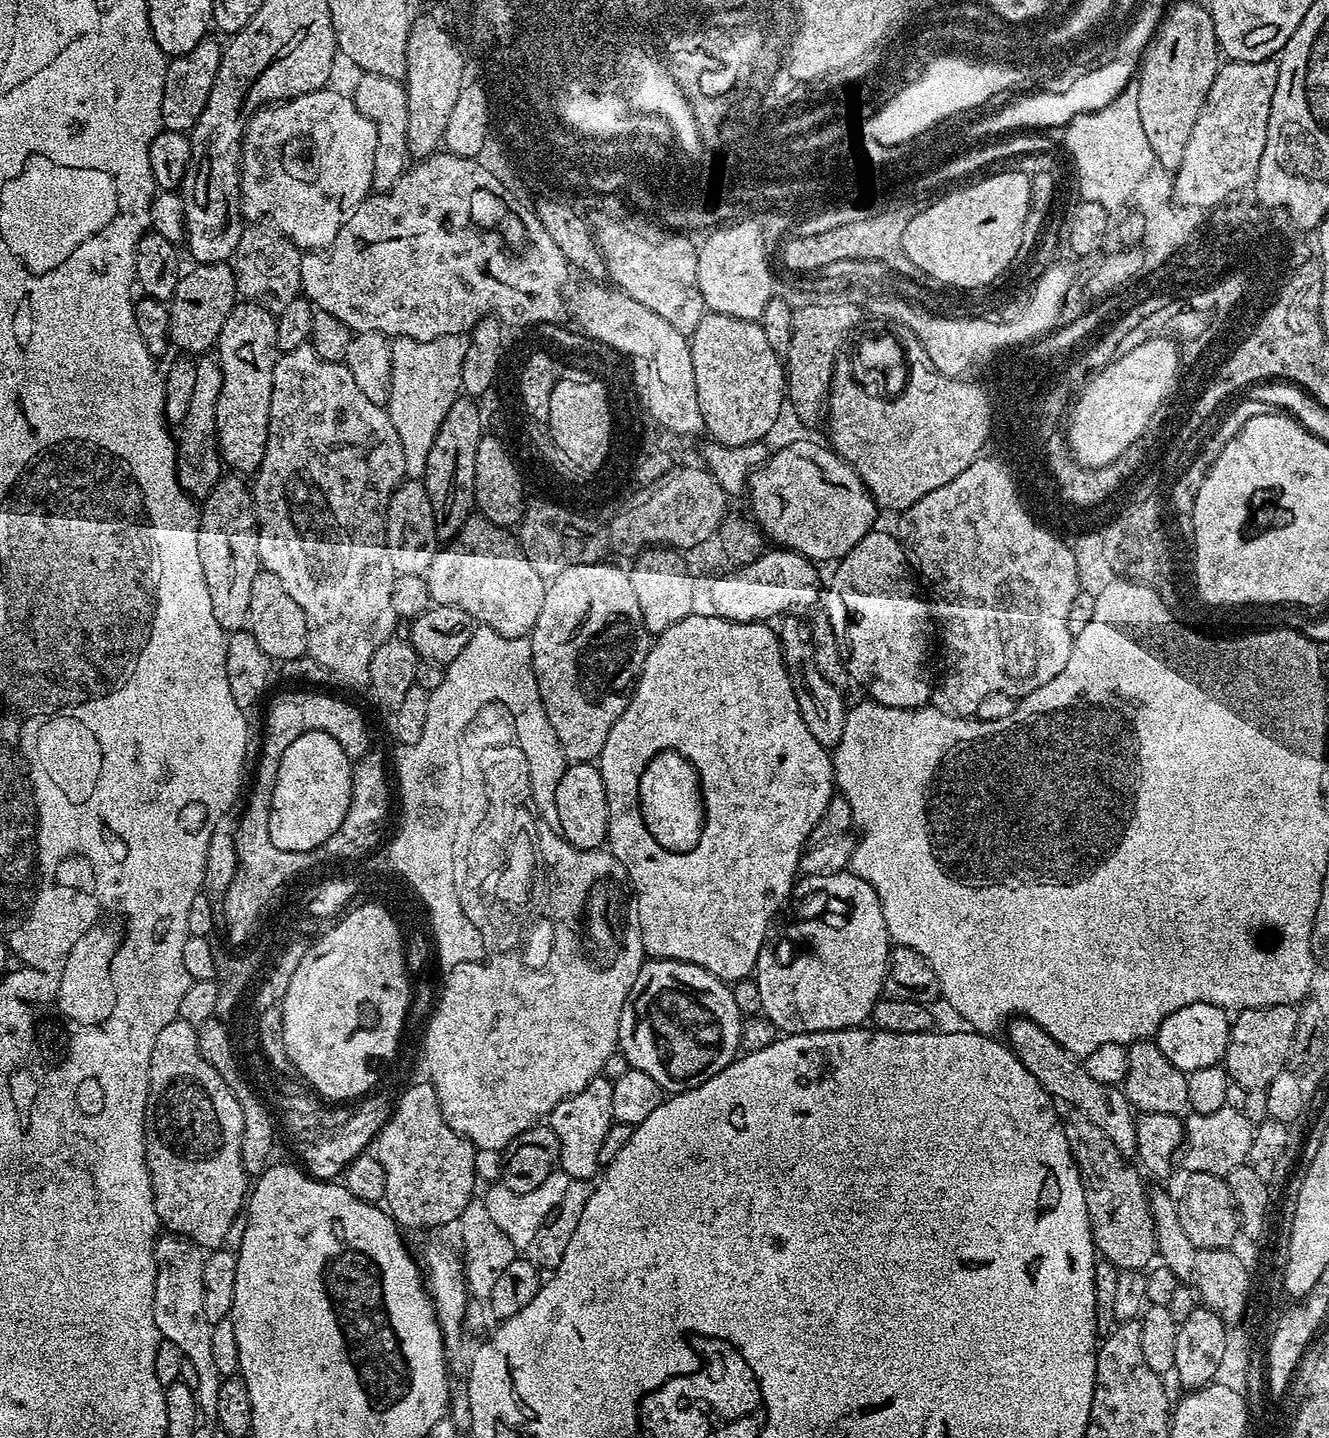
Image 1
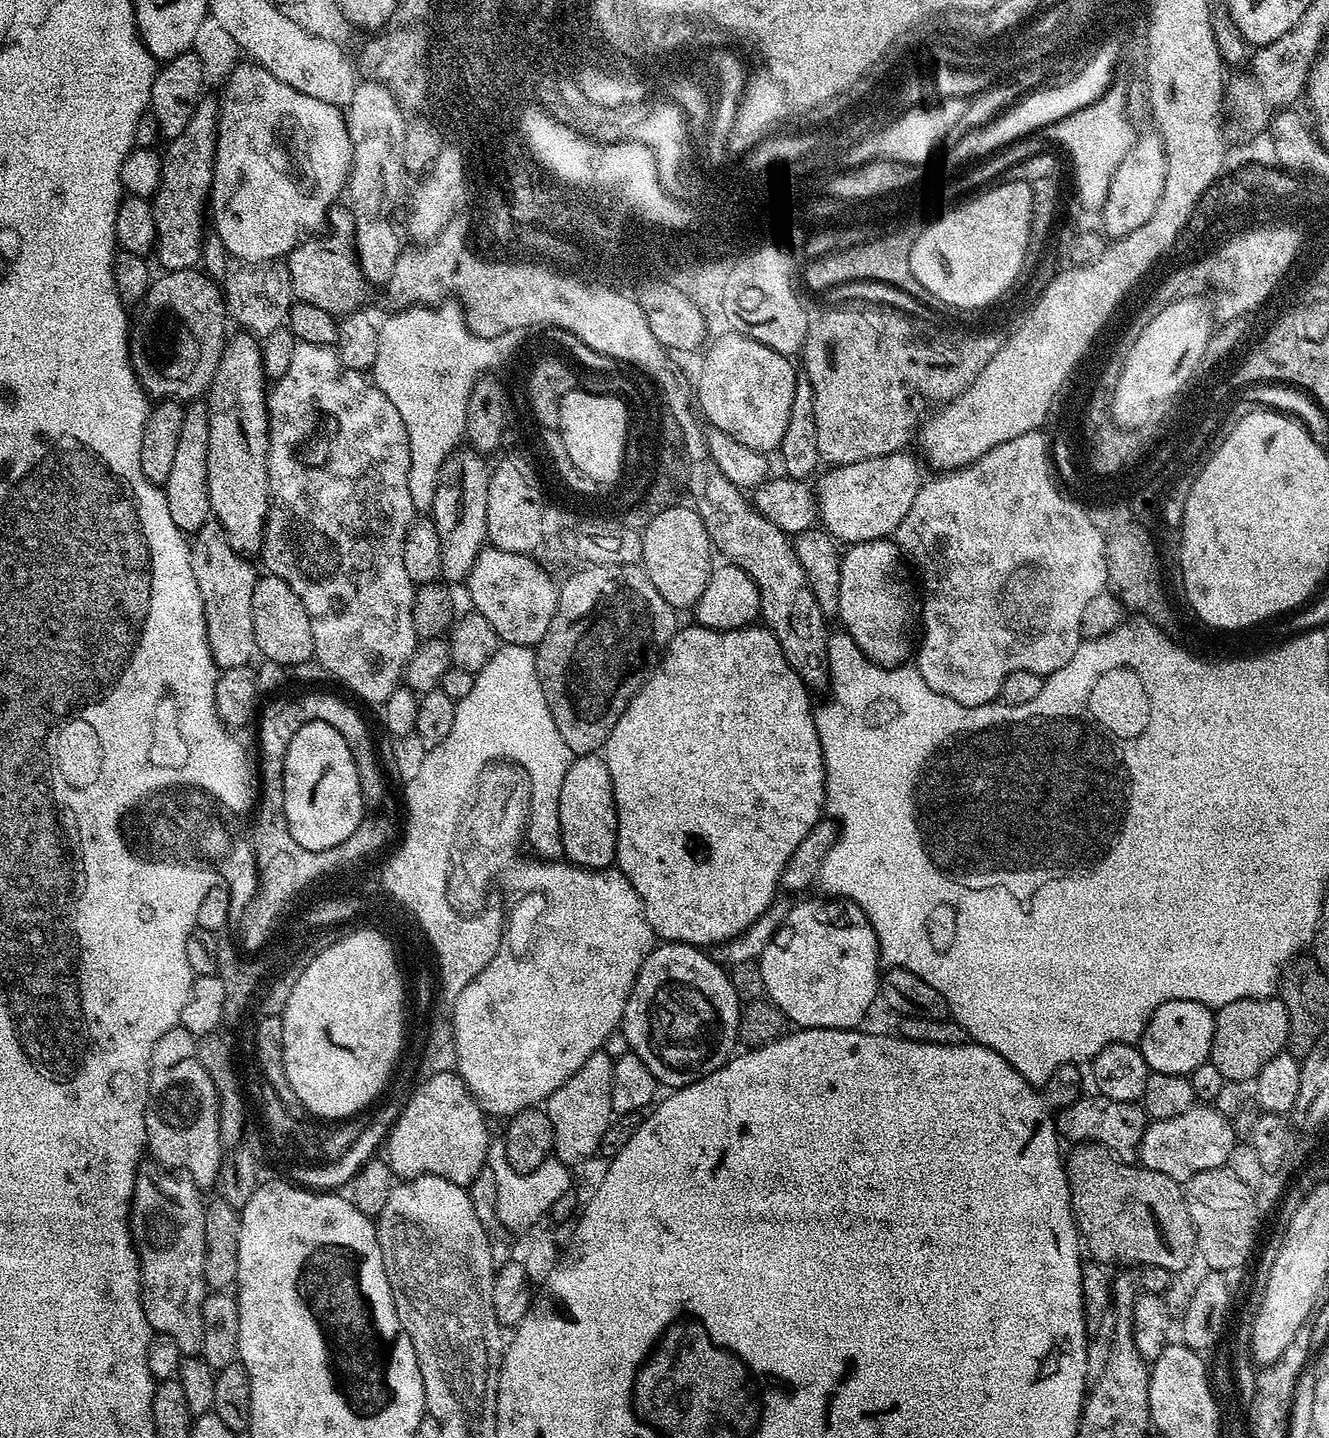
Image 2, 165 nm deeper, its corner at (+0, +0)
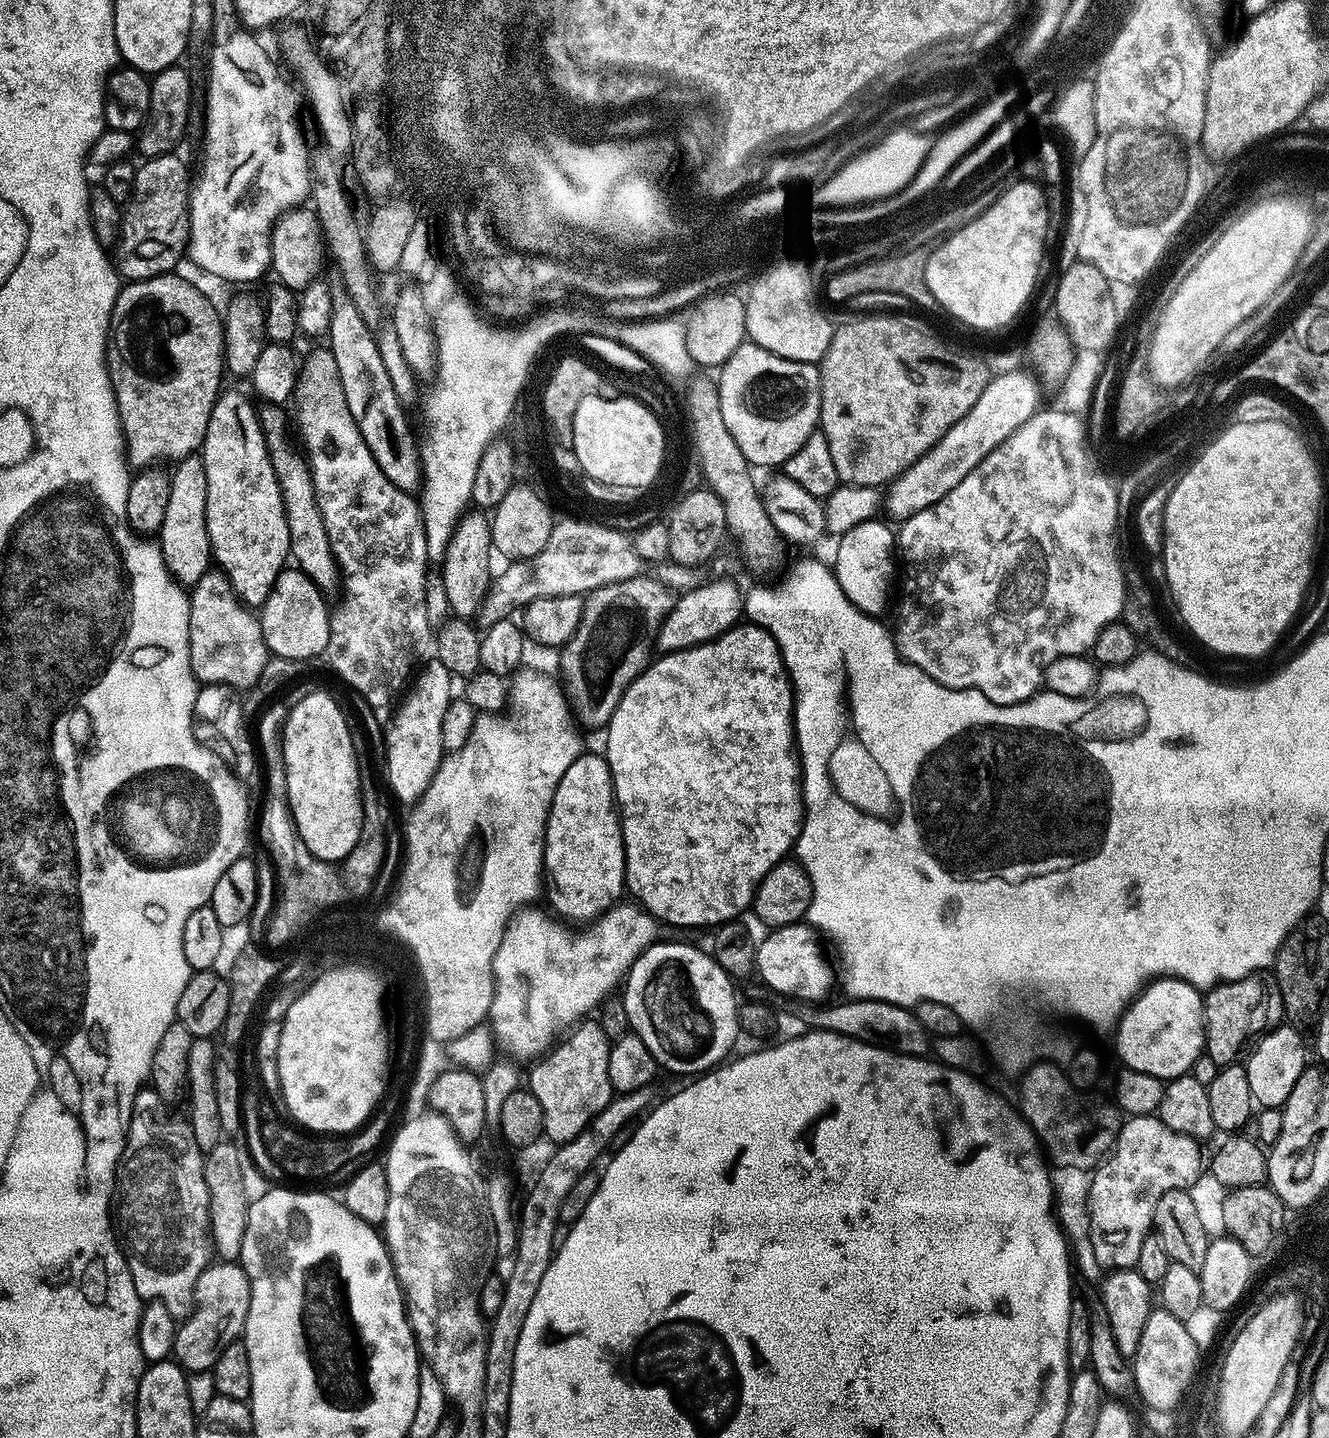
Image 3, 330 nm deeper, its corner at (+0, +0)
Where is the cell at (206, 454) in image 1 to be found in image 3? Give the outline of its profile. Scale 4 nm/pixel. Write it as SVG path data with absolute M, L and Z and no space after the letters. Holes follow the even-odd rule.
M193 454L175 461L170 475L170 503L166 506L166 518L158 533L158 547L168 572L181 586L191 586L213 567L210 534L206 530L206 466L204 457Z

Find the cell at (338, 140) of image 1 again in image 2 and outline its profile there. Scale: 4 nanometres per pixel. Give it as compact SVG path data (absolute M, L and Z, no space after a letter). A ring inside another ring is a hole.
M237 63L223 81L210 216L216 219L214 233L222 240L229 257L262 262L281 259L309 234L319 233L325 227L329 210L339 201L336 199L340 192L342 196L345 191L354 161L348 122L340 106L300 93L262 67L251 67Z

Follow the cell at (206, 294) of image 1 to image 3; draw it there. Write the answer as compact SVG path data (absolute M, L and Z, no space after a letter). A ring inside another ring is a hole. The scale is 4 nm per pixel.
M173 274L134 280L121 287L116 299L110 325L110 352L120 360L136 360L140 356L140 348L144 347L148 347L150 355L161 356L168 365L157 372L152 368L144 369L140 364L112 362L108 365L128 463L136 470L160 462L160 459L169 462L183 460L203 449L212 407L222 391L220 379L226 376L224 322L202 293Z

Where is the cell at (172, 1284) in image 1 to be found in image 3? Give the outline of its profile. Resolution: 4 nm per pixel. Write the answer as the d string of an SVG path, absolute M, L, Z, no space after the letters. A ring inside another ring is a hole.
M145 1086L136 1095L136 1101L132 1107L132 1121L128 1127L128 1135L124 1142L124 1153L120 1155L118 1165L118 1191L115 1193L114 1200L114 1231L118 1237L118 1243L127 1259L128 1269L134 1278L134 1290L138 1290L141 1301L151 1302L157 1300L166 1306L166 1310L177 1320L183 1322L188 1319L192 1312L194 1297L196 1294L196 1283L209 1264L214 1260L214 1249L212 1247L212 1227L210 1226L210 1214L208 1213L208 1203L210 1194L206 1190L206 1178L204 1177L204 1157L198 1142L194 1142L192 1128L183 1119L168 1120L169 1105L156 1093L155 1088Z

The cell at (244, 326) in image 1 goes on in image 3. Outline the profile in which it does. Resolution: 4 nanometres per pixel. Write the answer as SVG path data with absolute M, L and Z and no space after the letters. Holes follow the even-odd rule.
M221 391L212 407L210 424L206 426L202 455L206 466L206 530L210 534L212 559L219 571L226 574L236 597L249 608L259 609L266 602L278 574L289 563L290 533L278 479L267 457L257 409L242 393Z

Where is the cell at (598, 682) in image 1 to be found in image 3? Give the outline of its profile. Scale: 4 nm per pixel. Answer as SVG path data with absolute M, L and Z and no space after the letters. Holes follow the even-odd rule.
M641 574L634 578L626 578L622 582L607 584L601 588L593 588L584 600L582 618L574 630L574 634L559 649L560 676L559 683L564 690L564 697L572 710L577 725L588 728L603 729L608 719L614 714L622 694L644 672L654 659L656 639L660 627L670 610L676 605L677 593L663 584L655 575Z

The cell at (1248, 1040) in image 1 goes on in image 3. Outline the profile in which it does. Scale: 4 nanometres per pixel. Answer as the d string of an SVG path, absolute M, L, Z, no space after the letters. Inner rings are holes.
M1253 974L1241 980L1231 980L1229 984L1217 984L1207 989L1204 996L1206 1054L1221 1066L1237 1063L1249 1045L1259 1040L1265 1032L1281 1027L1284 1019L1282 994L1271 975Z

